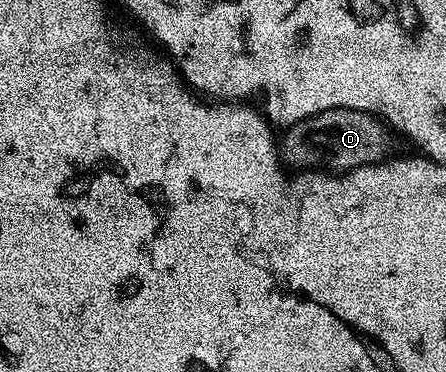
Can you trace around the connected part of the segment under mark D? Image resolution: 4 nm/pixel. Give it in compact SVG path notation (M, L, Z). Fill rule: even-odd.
M344 108L325 110L321 114L290 125L284 131L287 133L284 134L283 140L281 136L281 160L284 165L297 163L303 144L308 144L313 151L319 152L321 159L327 160L328 166L331 167L328 169L335 174L375 166L388 155L386 131L388 132L388 129L368 113Z

